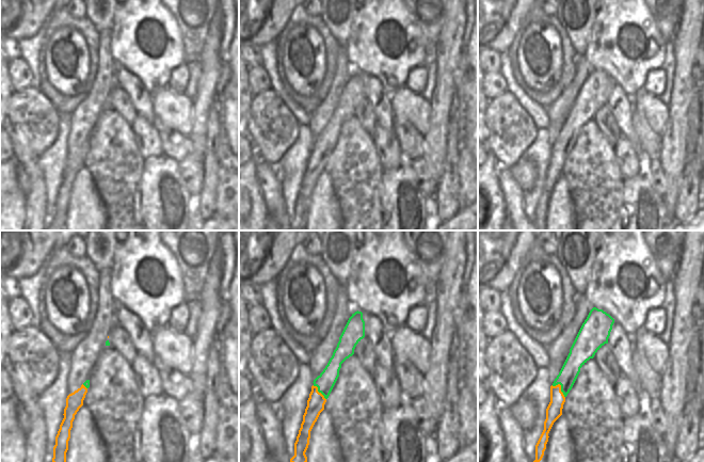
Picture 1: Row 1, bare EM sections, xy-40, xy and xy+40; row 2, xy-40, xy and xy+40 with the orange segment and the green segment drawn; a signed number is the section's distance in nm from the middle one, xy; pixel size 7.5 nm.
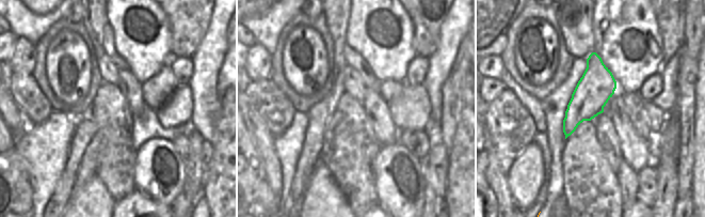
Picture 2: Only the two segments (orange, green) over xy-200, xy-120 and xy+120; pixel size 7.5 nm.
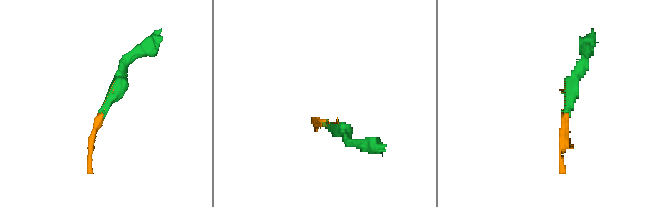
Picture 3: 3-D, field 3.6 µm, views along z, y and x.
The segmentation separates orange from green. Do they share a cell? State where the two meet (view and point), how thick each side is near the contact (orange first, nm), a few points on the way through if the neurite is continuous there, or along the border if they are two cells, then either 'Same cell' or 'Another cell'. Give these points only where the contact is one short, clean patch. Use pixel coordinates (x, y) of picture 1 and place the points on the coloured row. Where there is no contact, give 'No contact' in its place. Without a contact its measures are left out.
Touches orange at xy+40 (560, 387). Thickness 120 nm (orange) against 140 nm. Another cell.

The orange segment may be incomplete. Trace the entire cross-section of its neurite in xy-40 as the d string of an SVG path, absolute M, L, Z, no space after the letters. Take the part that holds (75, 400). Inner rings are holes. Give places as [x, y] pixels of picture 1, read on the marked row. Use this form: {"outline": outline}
{"outline": "M111 269L98 271L98 308L94 317L94 323L87 336L73 350L70 353L70 372L68 375L68 396L66 398L66 407L62 416L62 423L55 436L55 445L53 447L52 462L66 462L66 452L68 450L68 441L70 439L70 430L75 415L83 405L83 400L87 393L87 388L83 383L89 380L90 375L96 364L96 360L108 340L109 332L115 322L115 301L111 296Z"}

